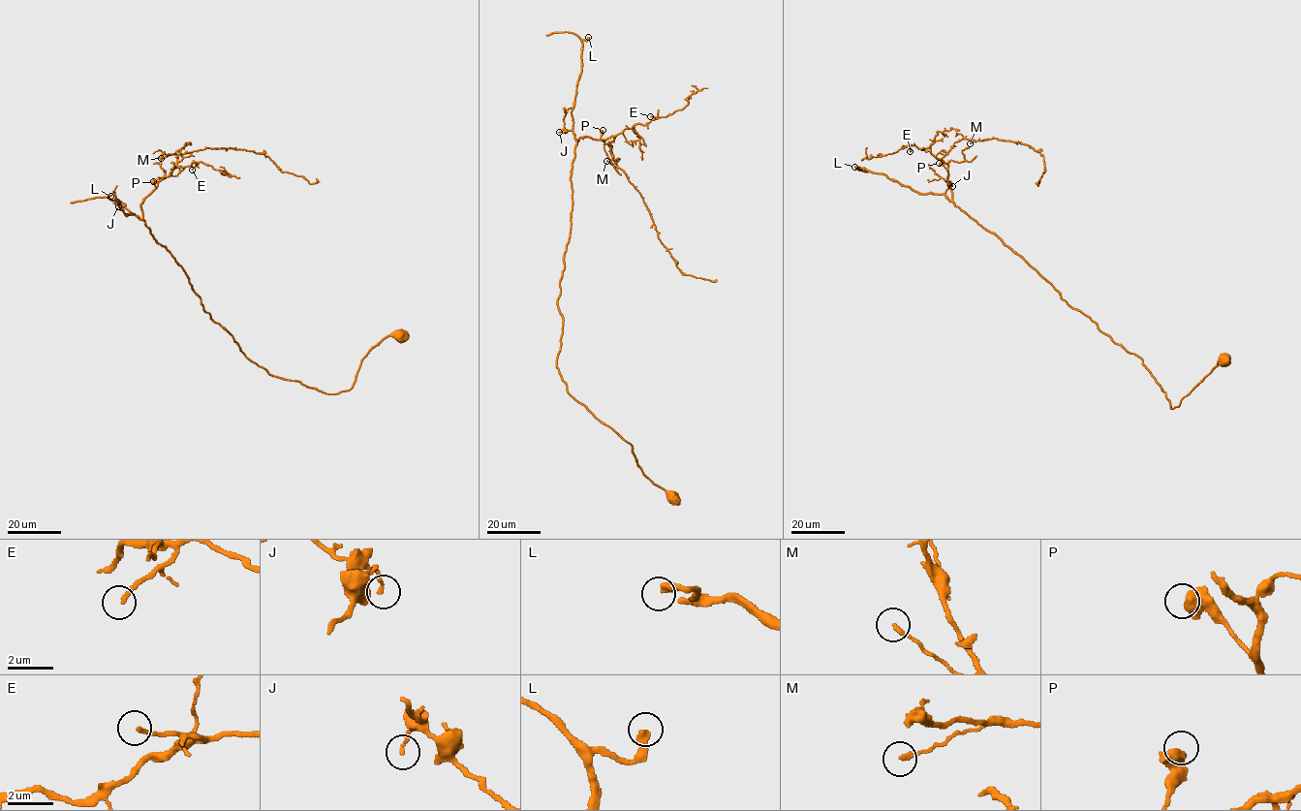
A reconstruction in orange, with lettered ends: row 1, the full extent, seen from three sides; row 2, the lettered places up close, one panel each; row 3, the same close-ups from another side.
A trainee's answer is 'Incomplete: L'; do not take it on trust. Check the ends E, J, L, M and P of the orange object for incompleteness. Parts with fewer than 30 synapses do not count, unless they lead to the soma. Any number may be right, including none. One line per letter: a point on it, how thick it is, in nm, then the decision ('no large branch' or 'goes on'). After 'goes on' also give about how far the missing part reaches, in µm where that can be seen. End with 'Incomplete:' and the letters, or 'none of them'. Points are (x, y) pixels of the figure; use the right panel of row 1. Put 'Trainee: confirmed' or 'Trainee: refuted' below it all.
E: (910, 151) | 180 nm | no large branch
J: (952, 186) | 140 nm | no large branch
L: (854, 167) | 320 nm | goes on | 70 µm
M: (970, 143) | 180 nm | no large branch
P: (939, 163) | 650 nm | no large branch
Incomplete: L
Trainee: confirmed

